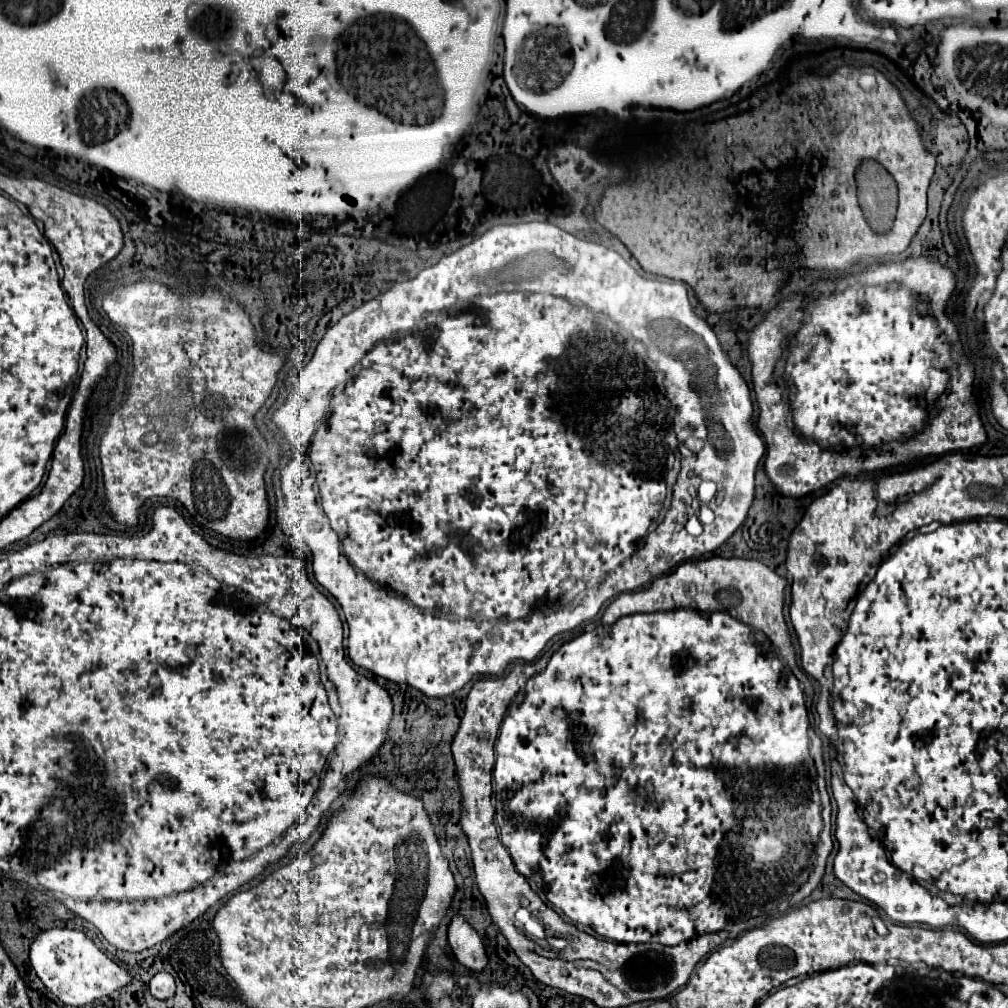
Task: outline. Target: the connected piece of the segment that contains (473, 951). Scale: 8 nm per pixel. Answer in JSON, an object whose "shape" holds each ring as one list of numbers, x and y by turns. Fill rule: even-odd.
{"shape":[[462,915,452,917,452,921,448,925,448,943,450,943,456,959,464,967,468,967,472,971,482,971,486,967,488,957,484,951,484,943]]}

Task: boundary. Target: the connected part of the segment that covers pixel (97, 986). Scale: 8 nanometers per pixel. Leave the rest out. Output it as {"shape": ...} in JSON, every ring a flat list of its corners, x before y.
{"shape":[[50,929,30,945,30,965,42,983,66,1005,86,1005,132,983,134,975,108,959,92,939,74,929]]}

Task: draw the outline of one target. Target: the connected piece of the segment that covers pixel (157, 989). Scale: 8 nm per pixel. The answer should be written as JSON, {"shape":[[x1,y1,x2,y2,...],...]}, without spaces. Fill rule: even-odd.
{"shape":[[160,971,152,977,150,981,150,993,156,997,156,999,170,999,174,997,176,993,176,983,174,983,174,977,166,971]]}

